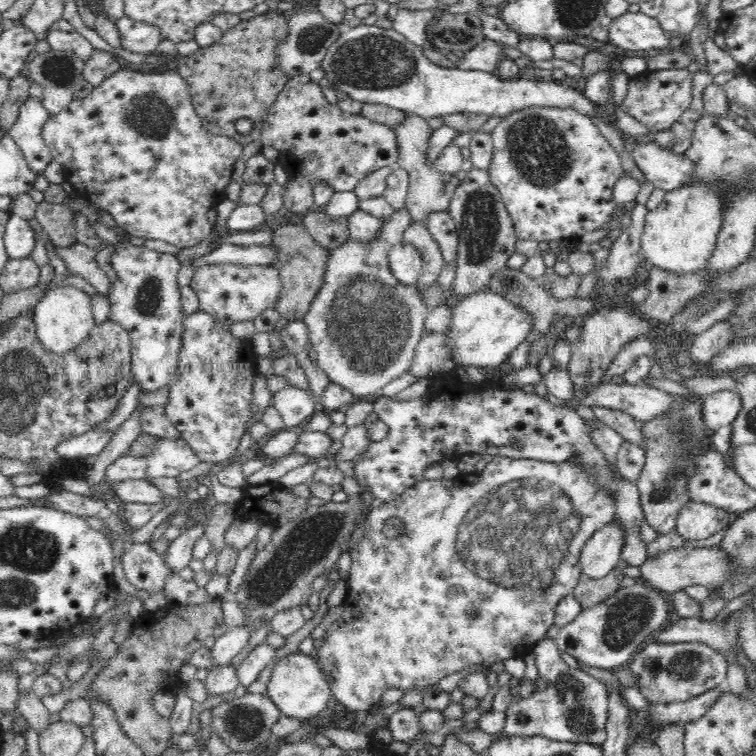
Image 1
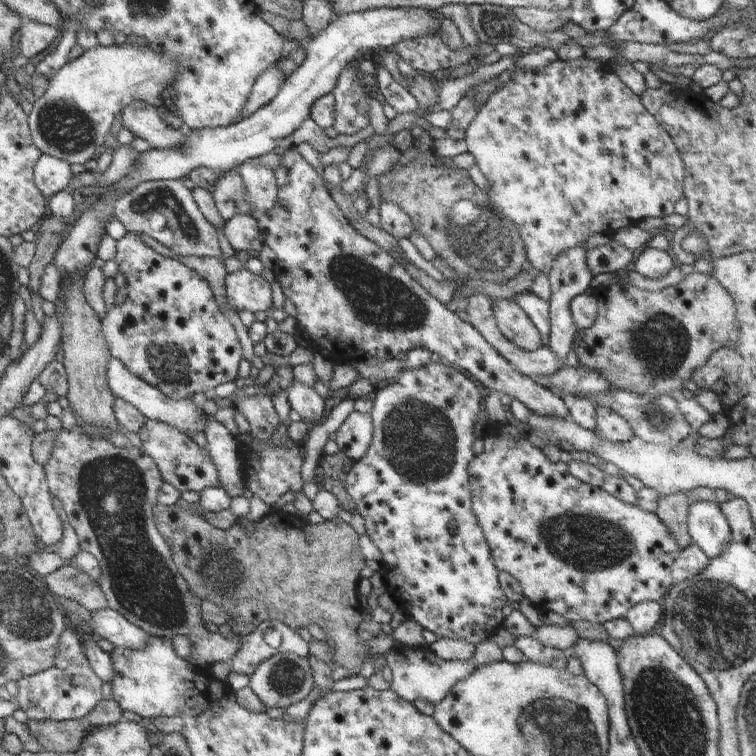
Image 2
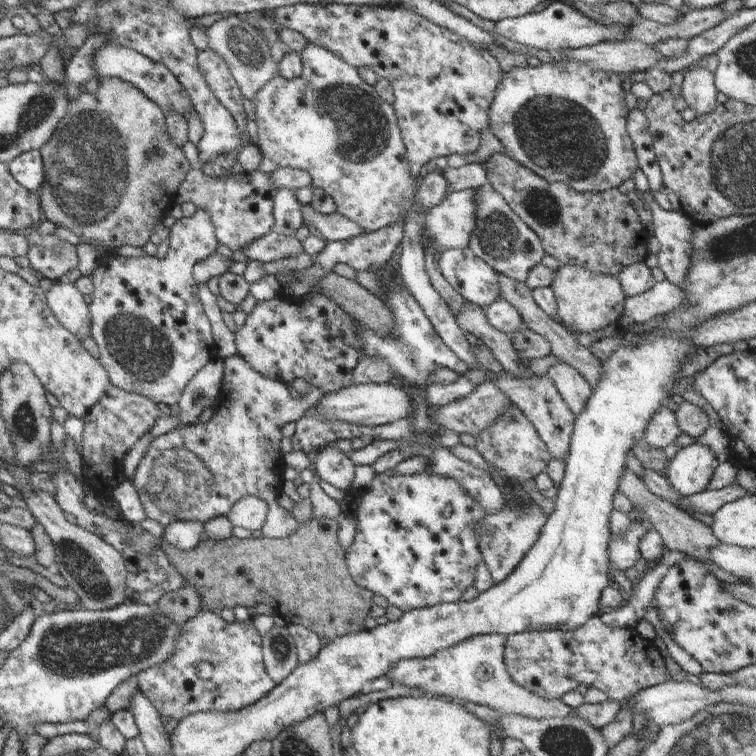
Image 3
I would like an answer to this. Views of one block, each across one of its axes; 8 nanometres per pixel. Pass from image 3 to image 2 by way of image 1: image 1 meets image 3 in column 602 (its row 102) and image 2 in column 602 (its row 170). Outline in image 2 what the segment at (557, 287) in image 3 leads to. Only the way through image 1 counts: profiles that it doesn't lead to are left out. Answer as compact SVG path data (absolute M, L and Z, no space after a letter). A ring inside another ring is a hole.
M693 272L677 286L657 291L639 289L622 280L611 287L600 286L591 291L597 298L597 317L589 329L577 330L573 349L578 354L580 365L599 372L609 380L609 389L628 389L636 394L652 389L663 395L680 397L695 368L703 367L713 352L737 346L739 324L733 300L712 274Z

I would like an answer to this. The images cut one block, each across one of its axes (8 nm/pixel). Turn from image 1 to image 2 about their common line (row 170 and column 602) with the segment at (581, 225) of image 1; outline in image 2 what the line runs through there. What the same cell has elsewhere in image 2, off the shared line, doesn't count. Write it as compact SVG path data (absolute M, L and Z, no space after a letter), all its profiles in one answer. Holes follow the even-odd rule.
M497 425L496 427L489 427L487 429L482 439L484 450L471 460L467 468L472 510L480 528L483 530L492 553L493 563L498 572L510 573L520 583L524 596L541 613L552 610L552 612L558 612L560 616L564 616L566 620L571 622L584 620L584 622L604 624L606 621L612 619L625 618L626 611L630 610L632 605L648 601L662 603L674 583L671 575L671 564L675 561L674 558L678 556L678 552L680 551L668 527L654 513L649 513L638 506L626 504L624 501L618 500L611 494L608 494L602 487L593 487L574 478L569 473L566 463L562 461L558 461L557 463L550 461L542 453L542 449L530 445L527 436L518 439L517 437L503 433L501 428L502 425Z

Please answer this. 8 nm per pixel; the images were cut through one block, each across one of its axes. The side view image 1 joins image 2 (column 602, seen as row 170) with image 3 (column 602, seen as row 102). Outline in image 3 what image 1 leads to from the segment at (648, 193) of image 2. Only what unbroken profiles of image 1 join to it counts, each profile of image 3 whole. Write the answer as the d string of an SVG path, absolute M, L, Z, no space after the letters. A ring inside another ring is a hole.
M554 56L553 59L553 62L540 63L538 66L514 67L508 72L503 72L487 114L492 134L502 143L504 153L548 182L567 184L579 193L603 193L610 189L620 188L624 180L633 178L634 173L639 172L636 151L626 128L629 110L624 99L625 92L621 87L625 82L622 82L616 73L601 71L587 65L585 62L578 62L577 60L560 56Z

